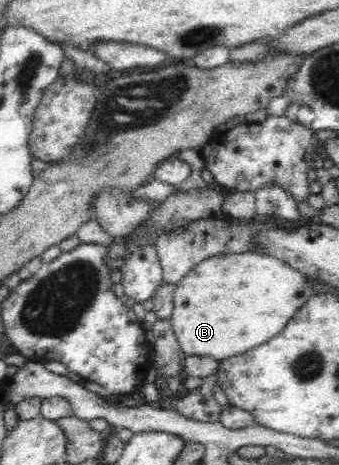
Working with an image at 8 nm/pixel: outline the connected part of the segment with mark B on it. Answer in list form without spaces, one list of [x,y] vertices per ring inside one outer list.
[[[258,252],[221,254],[204,260],[204,263],[198,263],[176,285],[170,321],[184,356],[211,357],[221,362],[270,341],[286,327],[300,306],[306,304],[314,295],[314,288],[308,284],[308,278],[289,267],[285,261]]]

